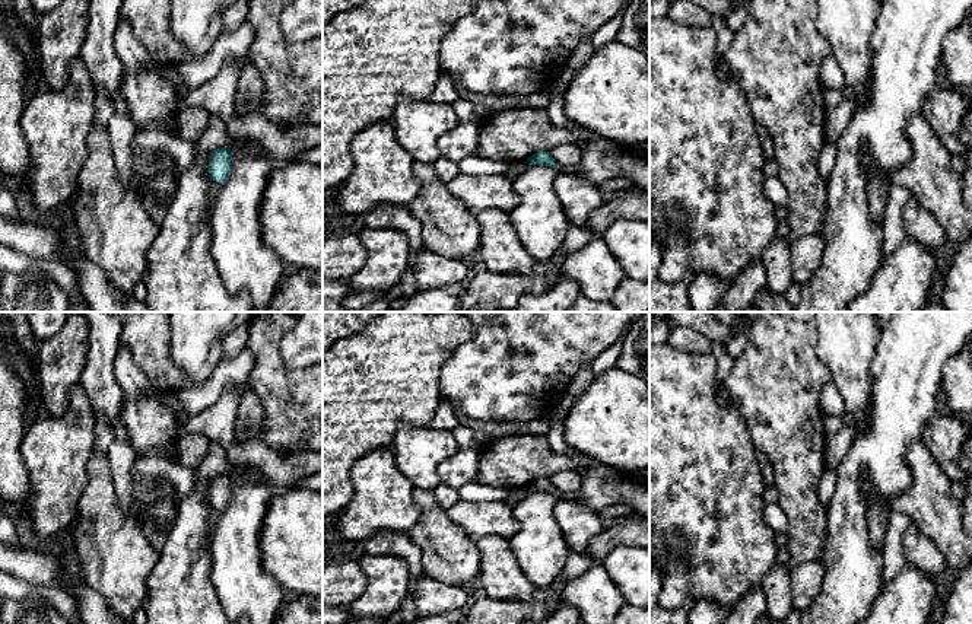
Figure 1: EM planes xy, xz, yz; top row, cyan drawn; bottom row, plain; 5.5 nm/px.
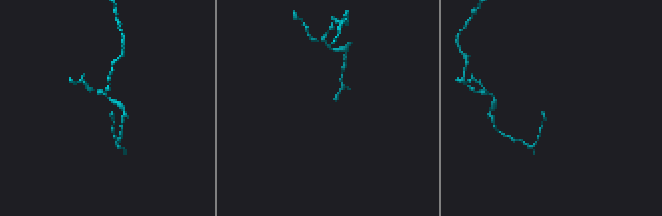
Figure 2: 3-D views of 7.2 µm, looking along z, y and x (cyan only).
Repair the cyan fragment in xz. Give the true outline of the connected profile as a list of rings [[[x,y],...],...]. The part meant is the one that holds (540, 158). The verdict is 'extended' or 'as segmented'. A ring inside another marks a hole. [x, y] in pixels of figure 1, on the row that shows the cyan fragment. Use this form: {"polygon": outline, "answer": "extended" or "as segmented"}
{"polygon": [[[537,152],[533,156],[530,156],[527,160],[528,160],[530,166],[540,165],[540,166],[555,168],[555,165],[556,165],[550,152]]], "answer": "as segmented"}

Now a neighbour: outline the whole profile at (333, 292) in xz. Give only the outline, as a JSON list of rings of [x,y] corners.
[[[323,280],[323,312],[349,312],[343,306],[346,296],[353,293],[347,280]]]

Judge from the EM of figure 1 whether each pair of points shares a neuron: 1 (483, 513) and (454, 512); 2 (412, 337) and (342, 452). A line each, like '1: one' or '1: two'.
1: one
2: one

